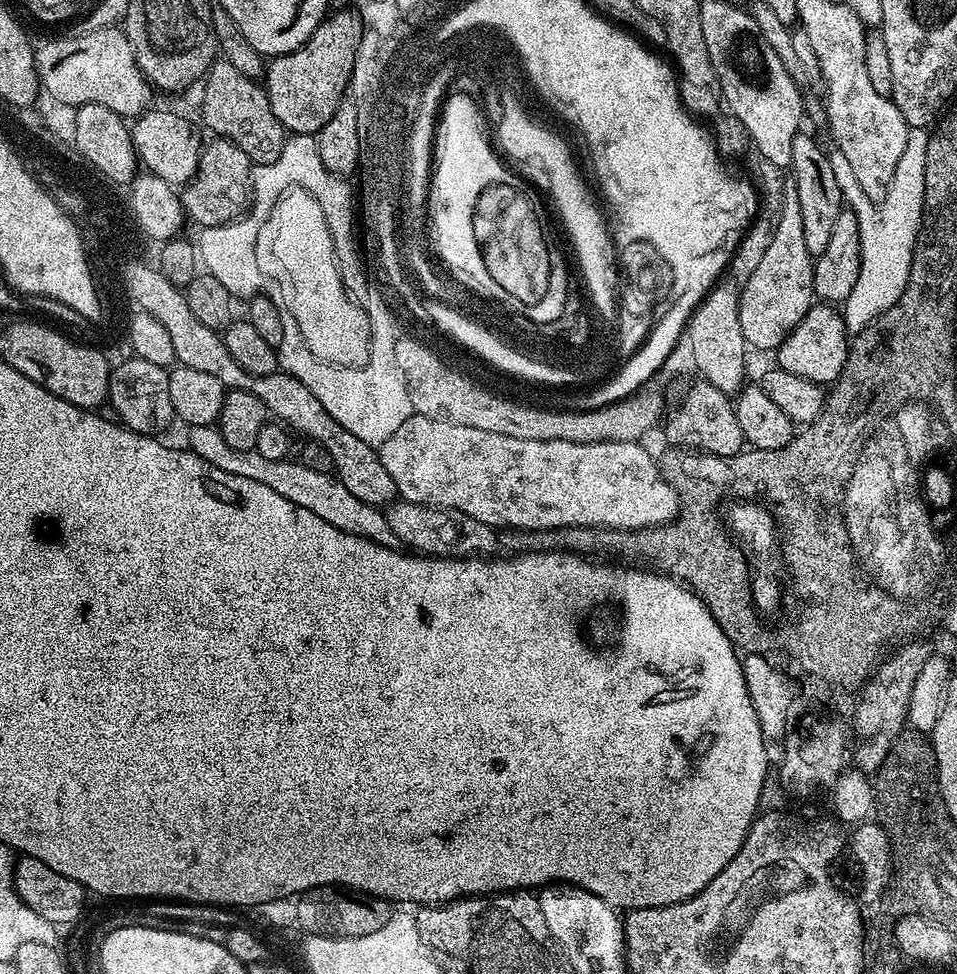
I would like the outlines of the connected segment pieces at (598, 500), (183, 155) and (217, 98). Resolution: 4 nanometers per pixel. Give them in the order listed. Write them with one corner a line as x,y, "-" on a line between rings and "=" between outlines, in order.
413,414
406,418
406,422
402,422
402,426
398,426
398,430
394,430
394,434
390,434
390,438
386,438
386,442
379,445
378,451
382,458
382,466
386,466
386,471
390,474
390,478
394,478
394,486
396,487
399,499
409,500
415,504
428,504
431,508
453,508
459,512
465,512
470,514
470,518
478,518
478,522
488,524
492,528
497,530
503,530
505,528
523,528
526,532
547,532
549,528
606,528
614,529
621,528
627,532
631,532
633,528
656,528
660,524
671,524
675,521
682,505
680,503
680,495
674,491
660,477
659,463
651,456
646,449
643,448
643,443
635,440
603,440
602,442
562,442
561,440
527,440
526,438
506,438
506,434
490,434
490,430
474,430
474,426
462,426
461,424
455,424
449,420
435,420
429,416
421,416
419,414
=
145,110
131,121
132,145
139,163
144,164
149,173
162,178
167,184
183,186
196,174
200,161
202,140
196,137
192,124
176,112
152,112
=
220,58
208,69
203,84
204,101
200,104
200,112
213,137
234,142
242,154
252,159
253,165
269,164
278,158
278,154
282,154
286,129
282,122
278,122
263,83

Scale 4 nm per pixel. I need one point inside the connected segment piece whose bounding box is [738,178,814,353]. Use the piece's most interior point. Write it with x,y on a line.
778,293

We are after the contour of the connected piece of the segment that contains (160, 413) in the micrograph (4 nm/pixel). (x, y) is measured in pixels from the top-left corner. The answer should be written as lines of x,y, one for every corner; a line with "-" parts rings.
137,358
124,360
111,369
108,378
107,403
112,404
115,419
131,432
155,437
174,424
174,413
170,402
169,369

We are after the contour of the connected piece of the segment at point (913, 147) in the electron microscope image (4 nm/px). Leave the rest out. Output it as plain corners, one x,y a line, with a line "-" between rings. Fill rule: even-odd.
913,128
906,138
906,150
902,150
902,158
898,161
898,170
894,170
894,182
890,182
890,190
886,198
879,202
856,198
850,204
851,211
858,218
858,230
862,234
862,266
858,270
858,282
854,282
854,290
850,290
850,298
842,305
844,324
849,333
855,334
870,322
874,322
906,290
906,282
912,269
912,255
916,249
916,236
920,232
920,219
924,216
924,191
926,190
926,146
930,132
928,128

